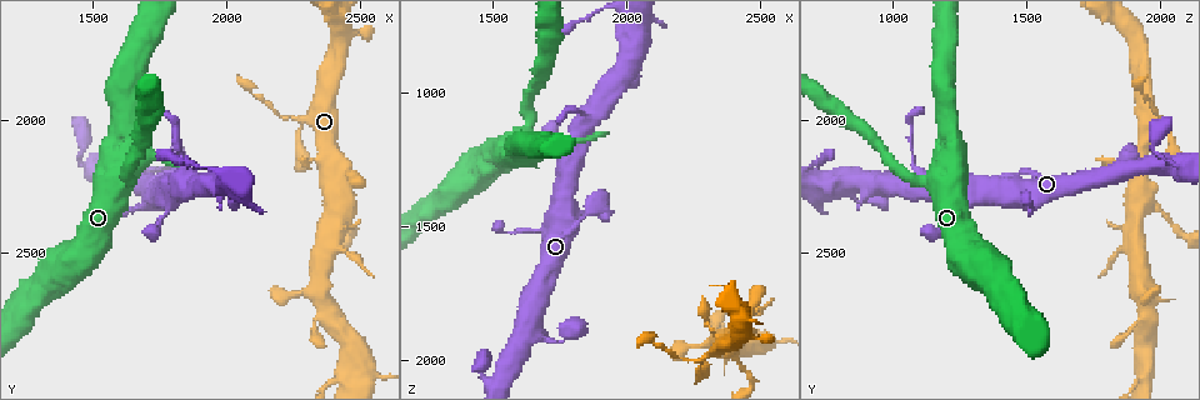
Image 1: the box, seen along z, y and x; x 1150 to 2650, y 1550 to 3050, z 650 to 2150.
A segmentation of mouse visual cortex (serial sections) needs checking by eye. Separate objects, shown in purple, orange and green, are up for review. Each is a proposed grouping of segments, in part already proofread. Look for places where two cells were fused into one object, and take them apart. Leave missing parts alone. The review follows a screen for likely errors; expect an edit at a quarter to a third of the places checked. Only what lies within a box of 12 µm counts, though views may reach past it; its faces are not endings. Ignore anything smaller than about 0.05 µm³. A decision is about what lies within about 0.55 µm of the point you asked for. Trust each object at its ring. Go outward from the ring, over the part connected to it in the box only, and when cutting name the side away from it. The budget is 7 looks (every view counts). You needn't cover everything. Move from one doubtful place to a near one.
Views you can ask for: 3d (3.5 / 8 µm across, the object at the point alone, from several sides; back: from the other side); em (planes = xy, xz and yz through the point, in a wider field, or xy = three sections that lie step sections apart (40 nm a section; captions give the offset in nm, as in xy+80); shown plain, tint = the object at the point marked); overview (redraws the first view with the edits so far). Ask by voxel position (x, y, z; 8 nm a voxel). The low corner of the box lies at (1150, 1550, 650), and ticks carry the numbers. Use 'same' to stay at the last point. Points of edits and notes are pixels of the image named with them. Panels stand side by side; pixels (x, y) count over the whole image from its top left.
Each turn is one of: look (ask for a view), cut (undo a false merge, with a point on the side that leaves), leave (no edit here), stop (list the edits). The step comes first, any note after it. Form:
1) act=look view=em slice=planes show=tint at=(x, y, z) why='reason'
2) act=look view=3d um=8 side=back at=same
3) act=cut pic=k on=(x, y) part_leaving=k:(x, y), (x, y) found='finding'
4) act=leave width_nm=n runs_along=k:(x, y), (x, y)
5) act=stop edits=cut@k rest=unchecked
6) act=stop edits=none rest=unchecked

act=look view=3d um=3.5 at=(2330, 2760, 1910) why='thin neck'

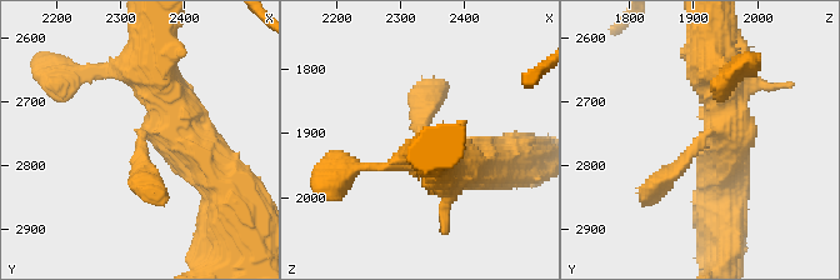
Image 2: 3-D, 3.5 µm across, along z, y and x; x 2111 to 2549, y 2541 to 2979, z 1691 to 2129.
act=look view=em slice=xy step=3 show=tint at=(2330, 2765, 1910) why='now the EM'

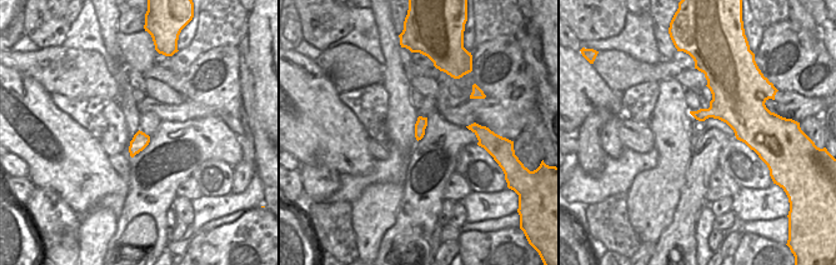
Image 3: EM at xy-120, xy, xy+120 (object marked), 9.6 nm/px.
act=leave runs_along=2:(724, 96), (726, 128), (644, 204) found='one cell here'

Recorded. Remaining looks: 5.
act=look view=3d um=3.5 at=(1620, 2220, 1150) why='thick turns thin'

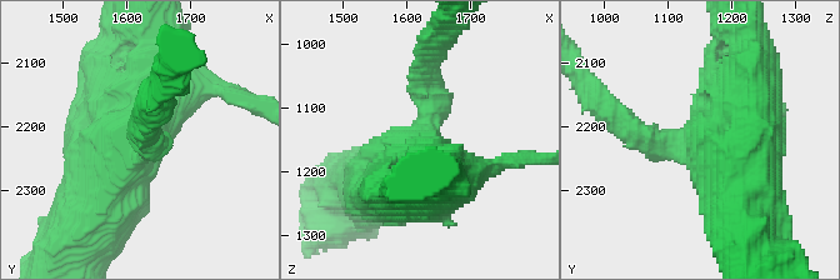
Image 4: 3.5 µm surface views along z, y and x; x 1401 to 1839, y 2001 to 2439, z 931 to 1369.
act=look view=em slice=xy step=2 show=tint at=(1625, 2230, 1145) why='shape alone is not enough'

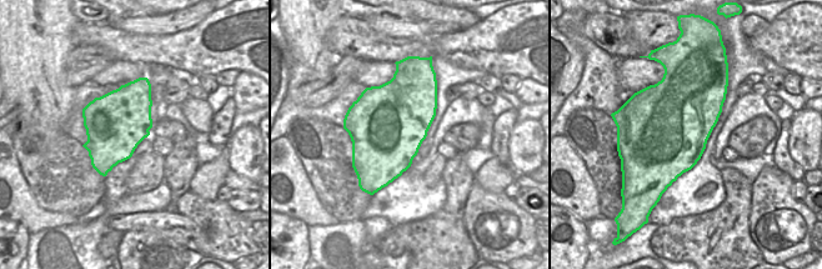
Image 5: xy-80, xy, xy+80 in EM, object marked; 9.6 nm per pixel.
act=look view=em slice=xy step=5 show=tint at=same why='cut it another way'

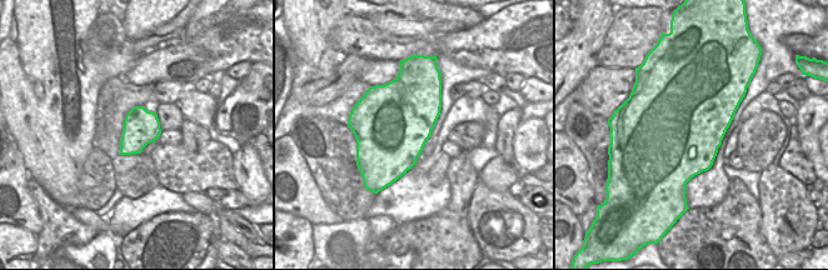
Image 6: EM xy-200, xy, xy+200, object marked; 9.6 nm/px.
act=leave found='all the same cell'

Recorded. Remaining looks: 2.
act=look view=3d um=3.5 at=(1840, 2210, 1110) why='thin neck'

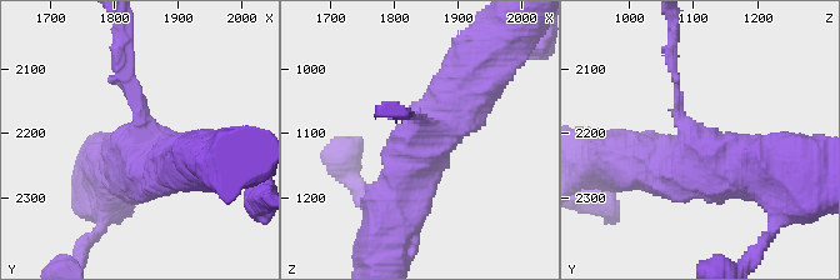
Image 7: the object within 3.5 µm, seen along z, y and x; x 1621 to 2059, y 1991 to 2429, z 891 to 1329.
act=look view=em slice=xy step=1 show=tint at=(1840, 2205, 1095) why='now the EM'

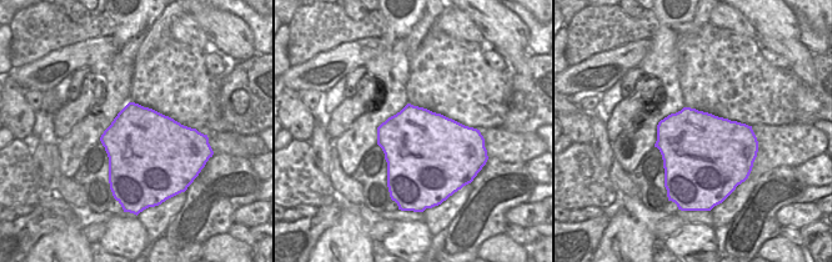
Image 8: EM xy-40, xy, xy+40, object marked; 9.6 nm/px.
act=cut pic=7 on=(670, 54) found='a second cell is stuck on'

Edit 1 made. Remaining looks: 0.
act=stop edits=cut@7 rest=unchecked

